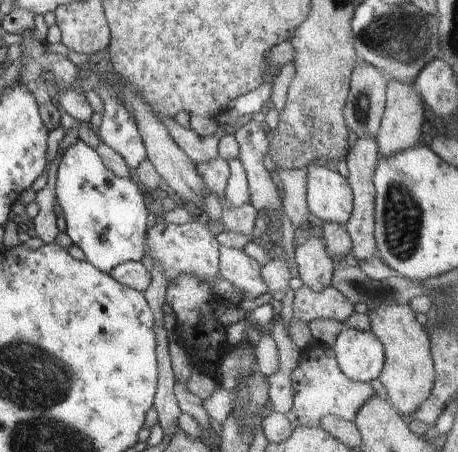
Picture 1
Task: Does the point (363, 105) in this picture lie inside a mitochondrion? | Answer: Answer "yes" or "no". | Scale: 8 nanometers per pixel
yes

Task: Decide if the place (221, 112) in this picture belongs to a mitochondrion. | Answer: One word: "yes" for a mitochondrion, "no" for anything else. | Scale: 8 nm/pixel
no

